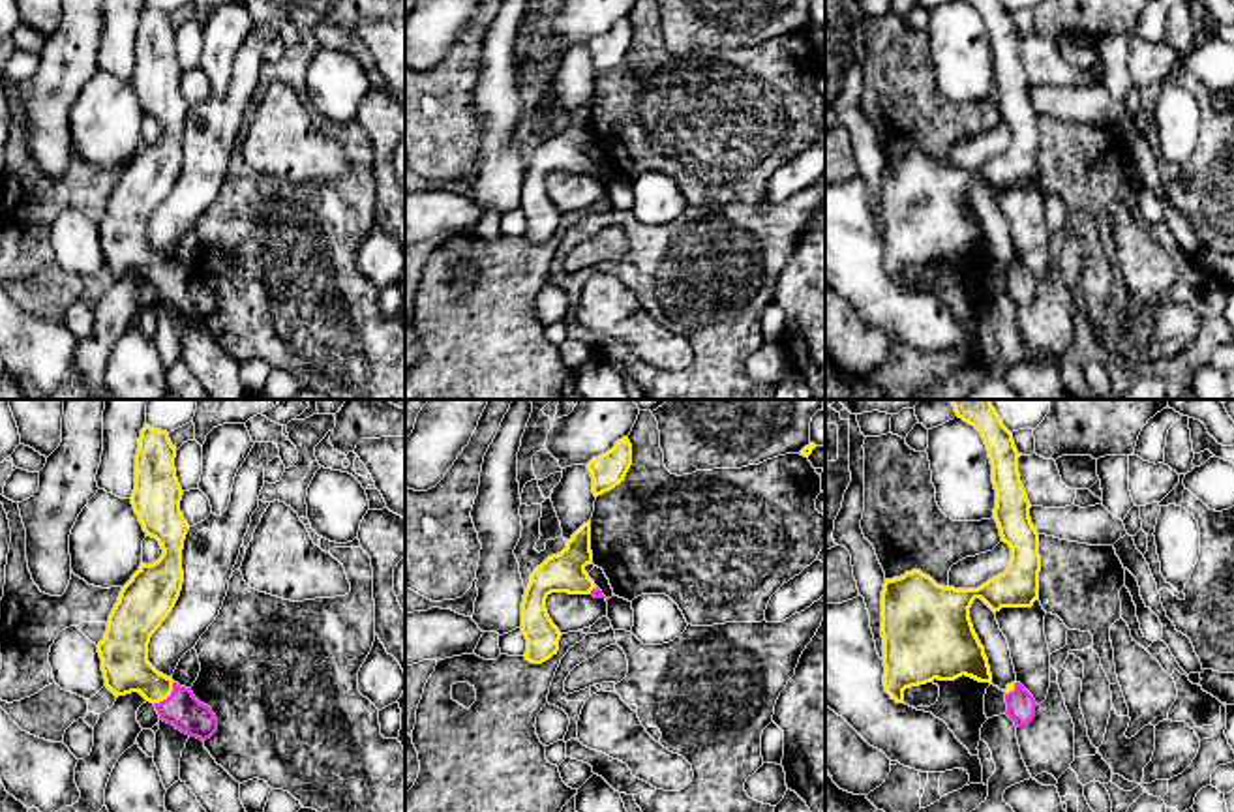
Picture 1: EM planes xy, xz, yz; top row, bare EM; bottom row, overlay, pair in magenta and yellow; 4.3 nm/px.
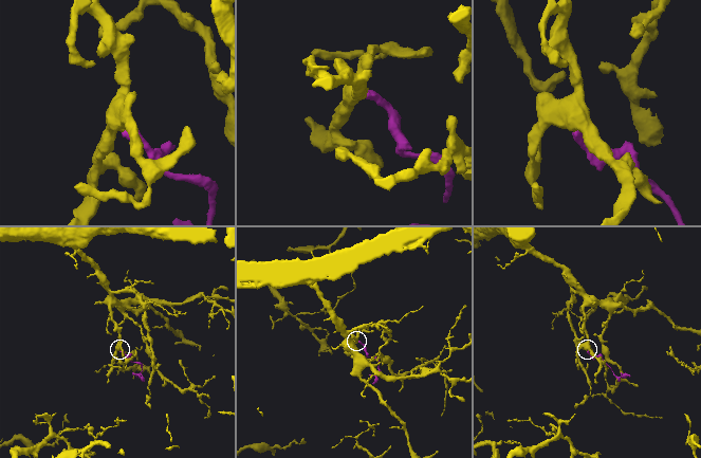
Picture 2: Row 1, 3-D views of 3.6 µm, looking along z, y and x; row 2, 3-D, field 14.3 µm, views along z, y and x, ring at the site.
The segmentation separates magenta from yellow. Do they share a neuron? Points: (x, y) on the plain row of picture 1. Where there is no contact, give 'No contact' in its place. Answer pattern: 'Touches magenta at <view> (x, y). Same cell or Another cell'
Touches magenta at xy (169, 276). Same cell

